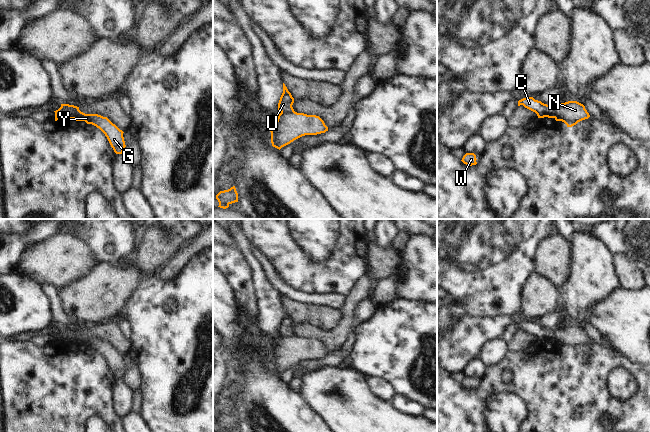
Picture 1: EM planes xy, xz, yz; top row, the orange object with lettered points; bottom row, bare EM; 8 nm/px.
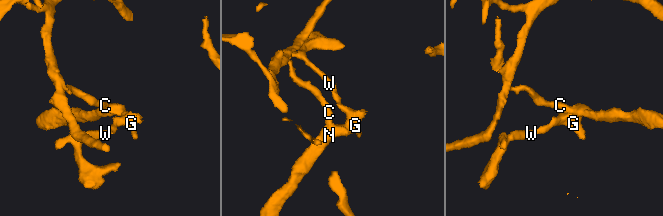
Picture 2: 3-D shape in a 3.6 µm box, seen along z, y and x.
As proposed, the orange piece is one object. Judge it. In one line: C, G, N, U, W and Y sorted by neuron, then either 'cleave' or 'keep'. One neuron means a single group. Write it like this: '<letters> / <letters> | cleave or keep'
C U / G N W Y | cleave

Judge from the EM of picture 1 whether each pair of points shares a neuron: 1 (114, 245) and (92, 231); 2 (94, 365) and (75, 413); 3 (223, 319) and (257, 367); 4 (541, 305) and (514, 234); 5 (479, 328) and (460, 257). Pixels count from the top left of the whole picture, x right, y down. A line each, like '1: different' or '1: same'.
1: same
2: same
3: same
4: different
5: different

